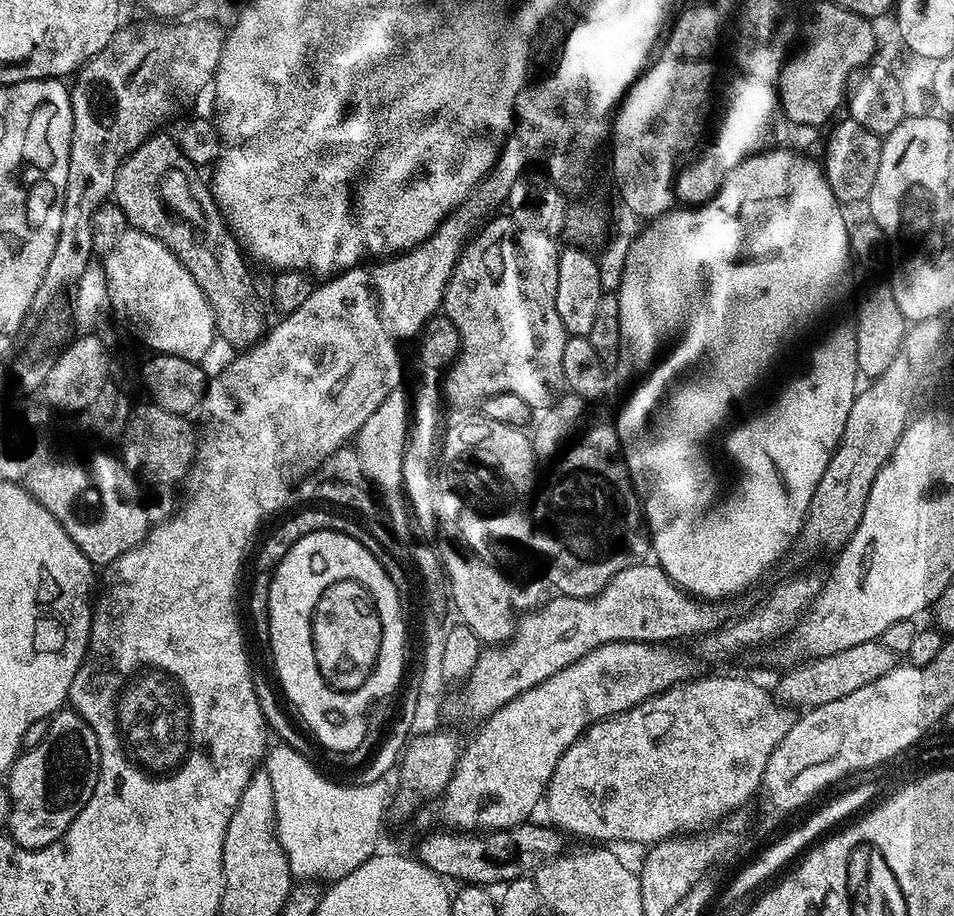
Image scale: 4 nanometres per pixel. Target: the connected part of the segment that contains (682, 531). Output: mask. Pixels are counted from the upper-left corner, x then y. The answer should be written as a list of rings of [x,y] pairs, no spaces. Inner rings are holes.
[[[769,147],[756,156],[748,156],[738,166],[734,166],[732,173],[724,178],[720,183],[720,189],[712,196],[711,200],[704,201],[699,206],[676,206],[670,212],[663,212],[661,216],[655,217],[640,233],[632,238],[632,245],[626,255],[625,270],[622,271],[622,280],[619,288],[619,295],[622,297],[622,319],[624,322],[624,342],[622,345],[622,356],[625,361],[629,360],[636,368],[648,368],[652,364],[652,359],[661,352],[664,357],[641,378],[636,384],[636,389],[624,400],[624,405],[620,408],[620,413],[615,413],[616,433],[620,439],[620,451],[624,454],[624,461],[628,467],[628,473],[632,476],[632,484],[636,488],[636,495],[640,497],[641,505],[644,509],[644,518],[648,535],[650,537],[650,548],[656,557],[655,563],[672,579],[678,587],[685,592],[702,601],[724,602],[727,596],[736,596],[739,592],[747,590],[751,584],[756,584],[784,555],[788,552],[788,547],[792,543],[796,544],[800,532],[803,530],[804,520],[807,518],[808,507],[810,506],[812,495],[815,488],[822,480],[822,474],[826,471],[826,466],[830,462],[832,455],[839,446],[843,434],[843,427],[846,426],[847,414],[850,412],[851,404],[854,402],[858,391],[858,373],[856,371],[856,329],[851,323],[844,321],[844,299],[848,296],[848,267],[853,267],[852,252],[848,249],[848,233],[850,231],[849,221],[844,221],[842,205],[839,200],[834,198],[834,194],[828,185],[828,179],[824,177],[824,169],[819,163],[807,160],[804,156],[799,156],[796,152],[791,152],[788,148]]]

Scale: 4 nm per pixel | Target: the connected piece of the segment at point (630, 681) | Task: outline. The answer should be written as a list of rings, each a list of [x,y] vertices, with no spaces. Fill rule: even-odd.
[[[638,641],[626,642],[610,642],[598,646],[594,650],[590,650],[590,654],[586,654],[582,658],[578,658],[578,662],[574,662],[570,666],[566,666],[558,674],[554,674],[550,678],[546,678],[546,682],[542,682],[538,686],[534,686],[530,690],[526,690],[522,694],[518,694],[518,698],[514,698],[510,702],[506,702],[506,706],[502,706],[496,712],[492,713],[487,720],[479,725],[480,733],[473,738],[469,744],[463,747],[460,755],[460,760],[456,764],[454,774],[450,778],[448,787],[442,793],[442,801],[444,805],[441,806],[440,812],[444,815],[444,820],[449,829],[459,830],[461,832],[493,832],[499,828],[513,828],[516,824],[523,824],[529,819],[528,816],[536,807],[541,807],[542,801],[546,796],[546,789],[548,783],[552,780],[554,770],[558,766],[558,762],[562,758],[562,754],[579,736],[584,735],[585,728],[592,724],[597,724],[599,720],[605,720],[611,716],[617,716],[619,712],[630,710],[634,706],[638,706],[644,700],[648,700],[652,696],[657,696],[659,692],[664,692],[668,688],[674,687],[676,684],[685,684],[688,680],[695,680],[698,676],[696,672],[696,664],[698,660],[695,655],[689,654],[687,656],[684,652],[679,652],[676,646],[665,646],[663,643],[640,643]]]

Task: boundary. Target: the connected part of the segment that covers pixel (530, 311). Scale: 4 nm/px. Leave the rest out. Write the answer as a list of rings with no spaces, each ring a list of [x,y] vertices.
[[[496,214],[464,245],[442,305],[443,315],[454,322],[461,338],[460,353],[442,380],[443,399],[448,404],[479,405],[494,394],[518,394],[534,410],[543,410],[561,395],[565,387],[562,350],[566,350],[569,334],[558,318],[560,248],[550,237],[548,232],[522,230],[511,216]]]

